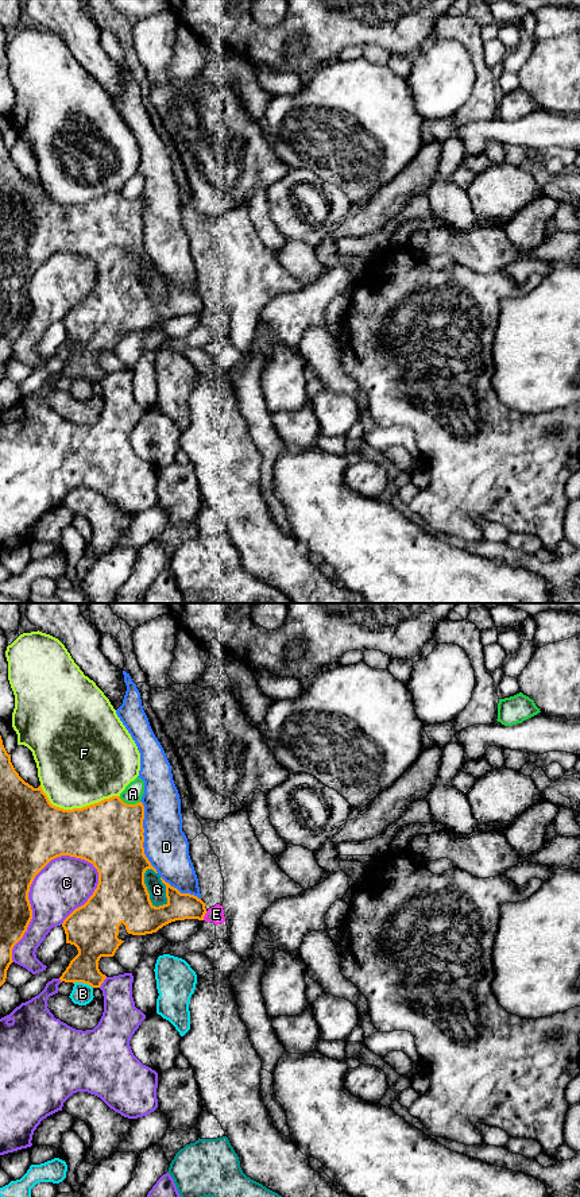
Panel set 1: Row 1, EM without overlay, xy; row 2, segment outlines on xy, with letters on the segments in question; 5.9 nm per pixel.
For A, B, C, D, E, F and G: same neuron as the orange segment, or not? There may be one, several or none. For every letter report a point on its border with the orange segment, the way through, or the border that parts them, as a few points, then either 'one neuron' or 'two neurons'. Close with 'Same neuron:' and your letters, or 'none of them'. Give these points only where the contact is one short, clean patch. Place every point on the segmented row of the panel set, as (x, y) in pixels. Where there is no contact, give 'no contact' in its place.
A: xy (130, 804) | along xy (119, 796), (127, 803), (139, 802) | two neurons
B: xy (82, 981) | two neurons
C: xy (28, 891) | two neurons
D: xy (143, 837) | two neurons
E: xy (204, 915) | two neurons
F: xy (77, 809) | two neurons
G: xy (147, 892) | two neurons
Same neuron: none of them

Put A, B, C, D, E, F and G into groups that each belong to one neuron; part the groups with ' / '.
A / B / C / D / E / F / G

